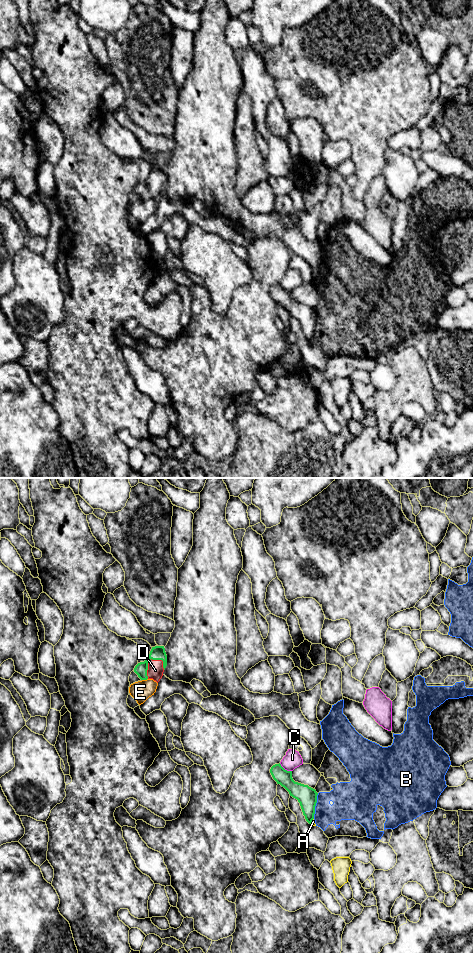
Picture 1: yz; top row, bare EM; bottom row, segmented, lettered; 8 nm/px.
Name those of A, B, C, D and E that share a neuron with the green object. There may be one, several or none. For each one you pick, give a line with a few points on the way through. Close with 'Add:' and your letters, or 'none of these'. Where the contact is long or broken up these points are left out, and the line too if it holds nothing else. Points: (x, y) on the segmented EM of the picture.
D: Path across: yz (158, 652), (147, 664), (155, 670)
Add: D

